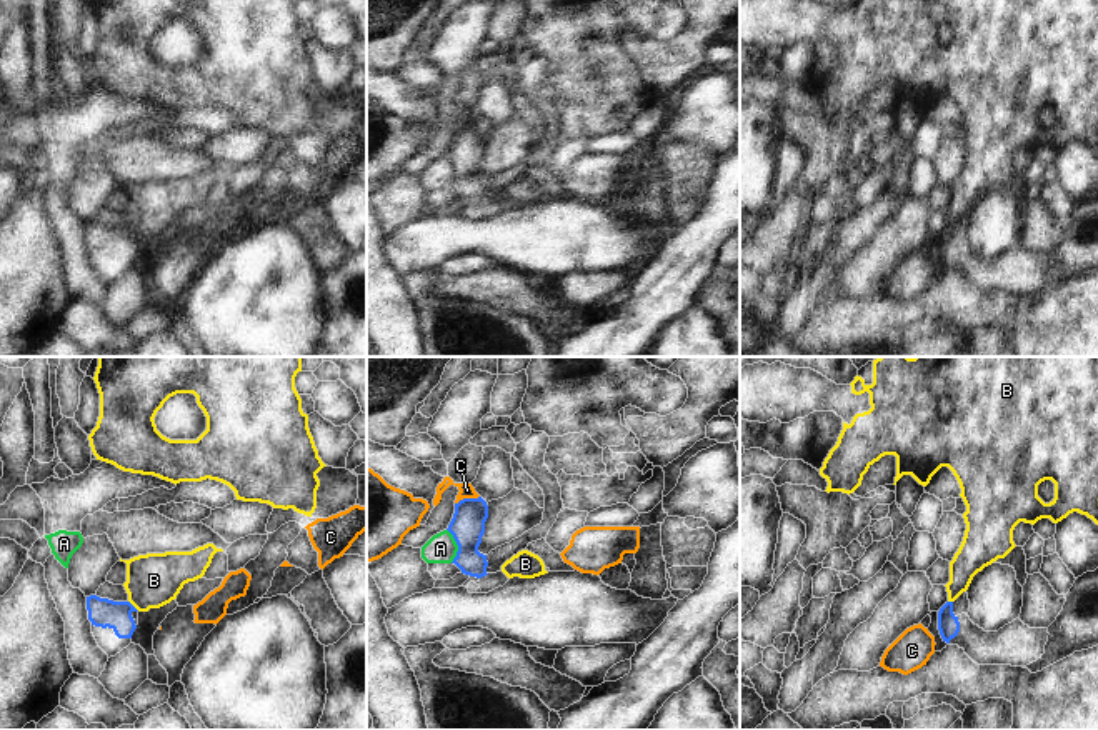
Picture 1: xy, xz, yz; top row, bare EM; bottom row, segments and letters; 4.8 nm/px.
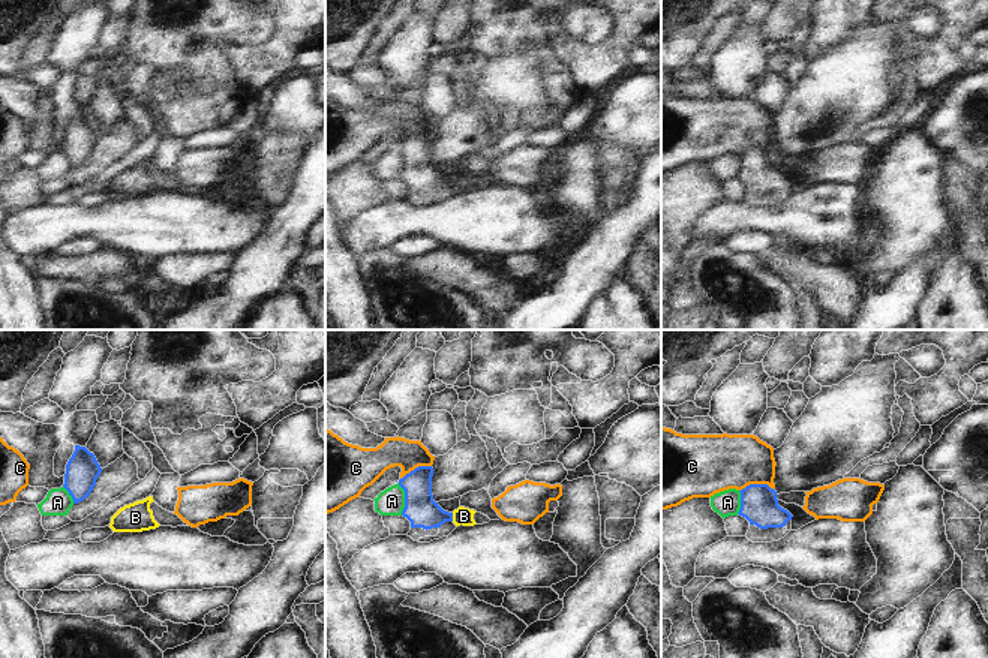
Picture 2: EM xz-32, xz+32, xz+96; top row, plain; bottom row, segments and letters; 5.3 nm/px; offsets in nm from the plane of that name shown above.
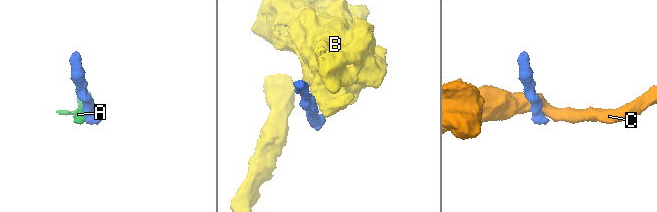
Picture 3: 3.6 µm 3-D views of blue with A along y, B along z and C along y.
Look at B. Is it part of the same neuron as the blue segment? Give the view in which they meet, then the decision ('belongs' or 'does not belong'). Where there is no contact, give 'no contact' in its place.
meets blue in xy; does not belong

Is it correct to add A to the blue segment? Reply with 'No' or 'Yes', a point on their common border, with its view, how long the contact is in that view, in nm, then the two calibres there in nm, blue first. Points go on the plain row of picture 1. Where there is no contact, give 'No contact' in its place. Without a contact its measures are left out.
No. Touches blue at xz (457, 170). Shared border 170 nm. Thickness 160 nm (blue) against 140 nm

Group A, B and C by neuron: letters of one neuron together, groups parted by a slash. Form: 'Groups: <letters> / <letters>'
Groups: A / B / C

